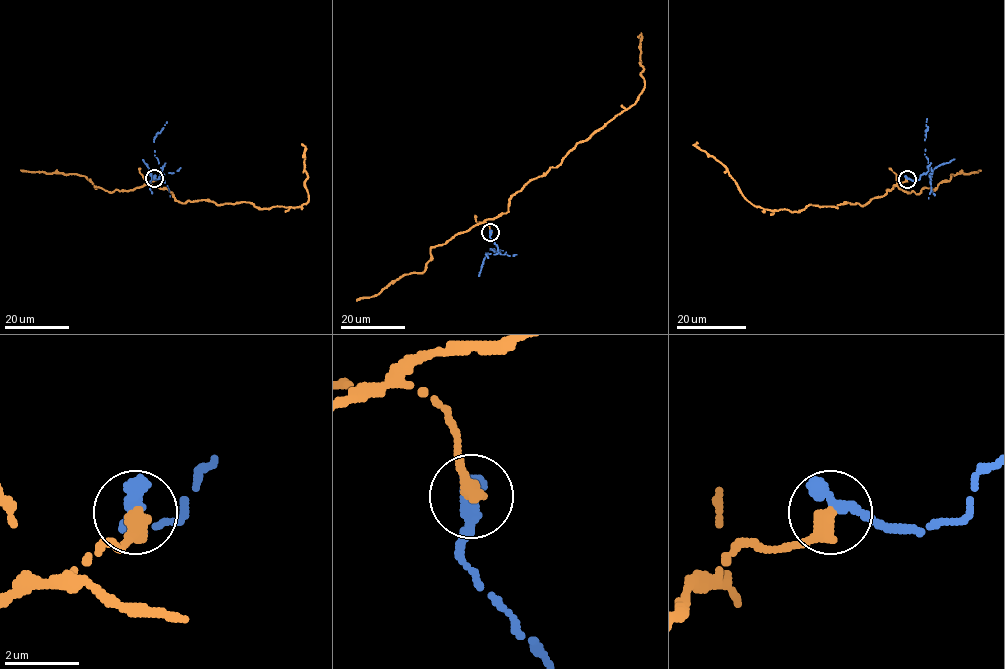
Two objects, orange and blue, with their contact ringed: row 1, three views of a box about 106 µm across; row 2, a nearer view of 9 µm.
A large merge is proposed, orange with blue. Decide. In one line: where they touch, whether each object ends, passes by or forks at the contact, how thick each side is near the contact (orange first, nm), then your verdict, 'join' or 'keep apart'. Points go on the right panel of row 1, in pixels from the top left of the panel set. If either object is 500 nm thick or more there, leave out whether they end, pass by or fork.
(907, 179) | orange ends | blue ends | 440/440 nm | keep apart

